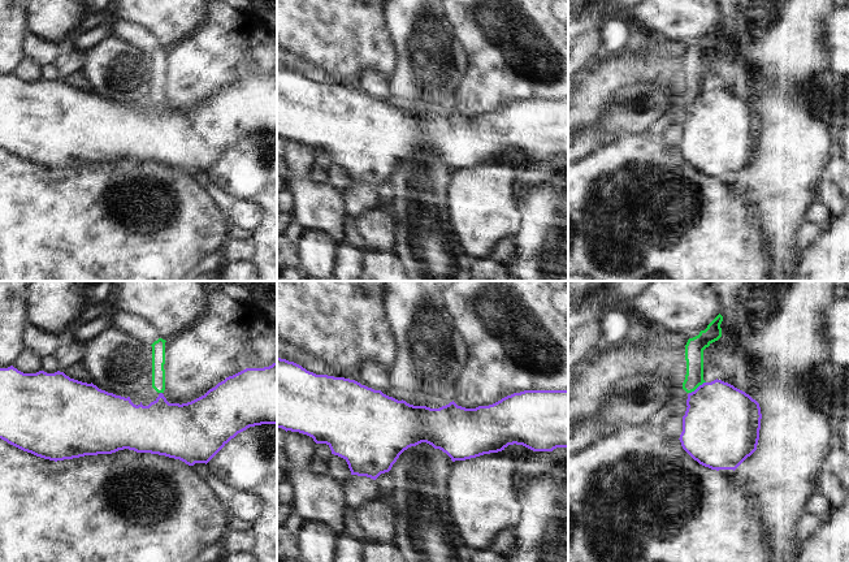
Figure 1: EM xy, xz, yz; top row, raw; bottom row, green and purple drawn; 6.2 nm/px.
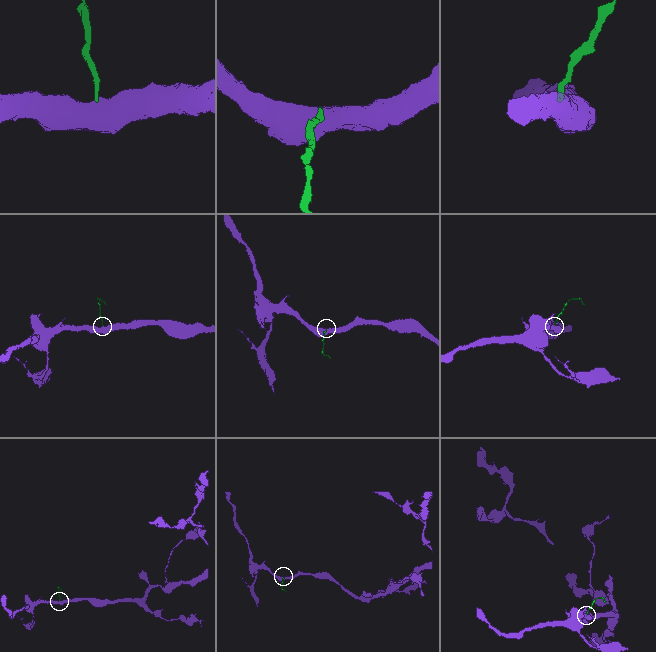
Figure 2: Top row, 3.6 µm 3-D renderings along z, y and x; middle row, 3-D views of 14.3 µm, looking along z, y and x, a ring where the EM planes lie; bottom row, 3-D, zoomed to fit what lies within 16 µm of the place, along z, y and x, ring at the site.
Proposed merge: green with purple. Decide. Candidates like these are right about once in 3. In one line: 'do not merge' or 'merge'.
do not merge

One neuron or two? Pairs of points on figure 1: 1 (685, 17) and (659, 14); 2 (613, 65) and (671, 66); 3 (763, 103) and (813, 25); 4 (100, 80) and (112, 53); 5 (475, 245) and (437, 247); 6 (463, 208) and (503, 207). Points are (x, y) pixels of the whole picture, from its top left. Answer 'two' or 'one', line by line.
1: one
2: one
3: one
4: one
5: two
6: one

